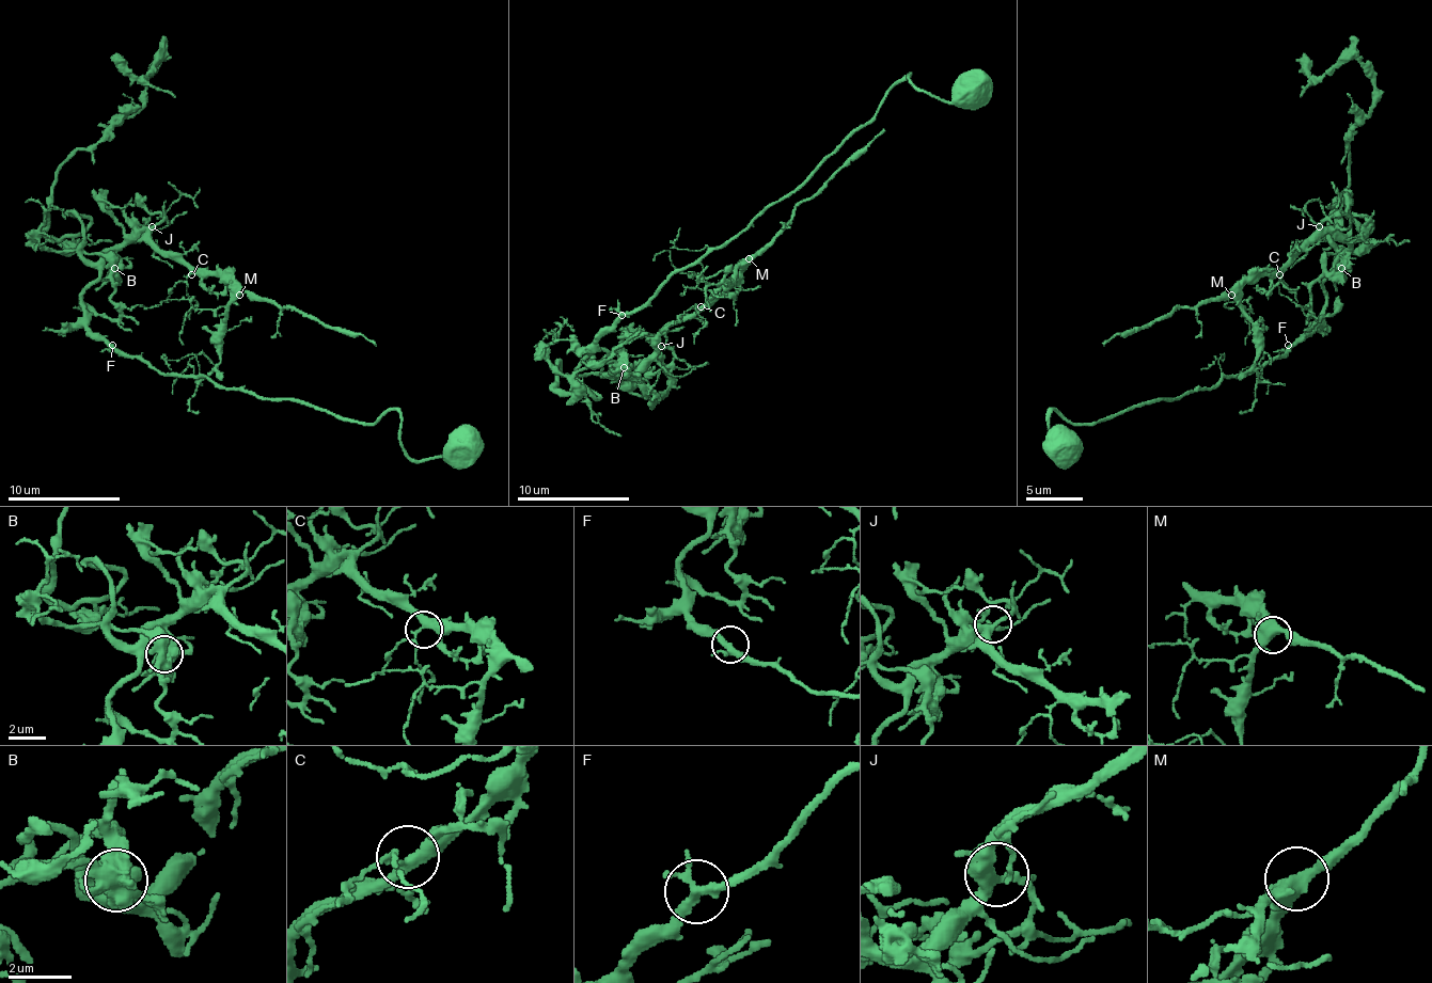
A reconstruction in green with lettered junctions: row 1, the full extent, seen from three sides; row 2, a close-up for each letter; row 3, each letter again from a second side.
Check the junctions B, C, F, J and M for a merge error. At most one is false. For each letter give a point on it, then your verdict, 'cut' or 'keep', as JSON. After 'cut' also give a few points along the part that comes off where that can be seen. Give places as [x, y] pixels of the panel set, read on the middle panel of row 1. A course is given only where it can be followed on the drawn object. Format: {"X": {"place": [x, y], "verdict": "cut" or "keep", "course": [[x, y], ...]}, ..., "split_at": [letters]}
{"B": {"place": [624, 367], "verdict": "keep"}, "C": {"place": [701, 306], "verdict": "keep"}, "F": {"place": [622, 315], "verdict": "keep"}, "J": {"place": [661, 346], "verdict": "keep"}, "M": {"place": [749, 258], "verdict": "keep"}, "split_at": []}

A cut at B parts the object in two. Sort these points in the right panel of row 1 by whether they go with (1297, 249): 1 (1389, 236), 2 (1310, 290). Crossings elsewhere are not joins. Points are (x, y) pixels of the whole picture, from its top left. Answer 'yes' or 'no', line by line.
1: no
2: no

